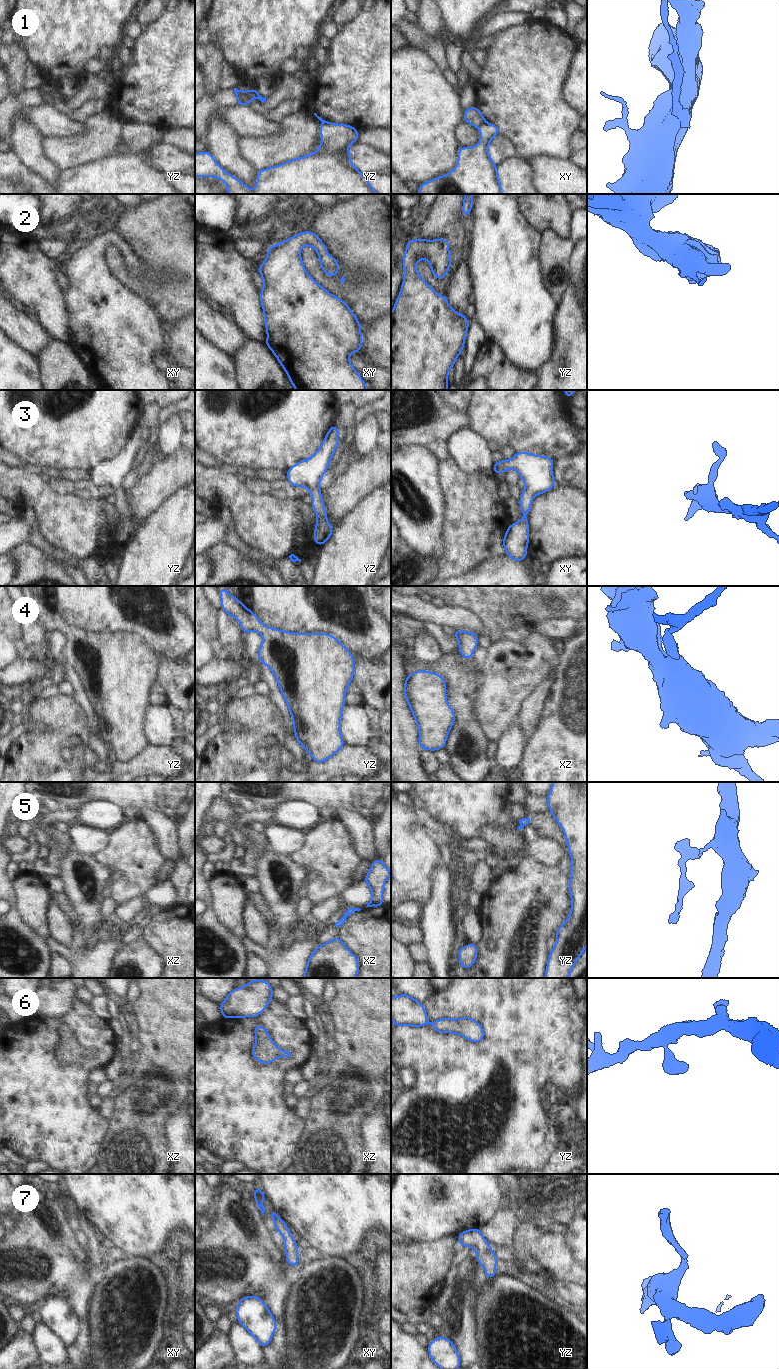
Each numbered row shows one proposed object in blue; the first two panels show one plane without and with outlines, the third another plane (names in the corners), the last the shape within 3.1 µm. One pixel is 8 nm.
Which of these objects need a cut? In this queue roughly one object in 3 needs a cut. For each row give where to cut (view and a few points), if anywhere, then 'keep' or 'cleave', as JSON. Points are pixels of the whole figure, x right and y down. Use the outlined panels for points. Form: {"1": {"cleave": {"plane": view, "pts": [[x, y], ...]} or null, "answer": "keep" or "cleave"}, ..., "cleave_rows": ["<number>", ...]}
{"1": {"cleave": {"plane": "xy", "pts": [[485, 121], [479, 128]]}, "answer": "cleave"}, "2": {"cleave": null, "answer": "keep"}, "3": {"cleave": null, "answer": "keep"}, "4": {"cleave": null, "answer": "keep"}, "5": {"cleave": null, "answer": "keep"}, "6": {"cleave": null, "answer": "keep"}, "7": {"cleave": null, "answer": "keep"}, "cleave_rows": ["1"]}

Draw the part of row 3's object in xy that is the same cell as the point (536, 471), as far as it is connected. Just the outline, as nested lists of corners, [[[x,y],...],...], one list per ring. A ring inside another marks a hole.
[[[518,452],[512,459],[501,460],[492,468],[495,475],[513,468],[525,482],[525,488],[519,500],[521,511],[525,516],[515,524],[509,525],[503,539],[506,555],[515,561],[522,561],[527,557],[527,545],[530,538],[527,515],[531,509],[531,500],[555,486],[553,463],[554,459],[548,456]]]

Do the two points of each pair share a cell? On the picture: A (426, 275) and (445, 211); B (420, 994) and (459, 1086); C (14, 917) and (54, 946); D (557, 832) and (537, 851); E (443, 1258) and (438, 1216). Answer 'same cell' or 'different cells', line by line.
A: same cell
B: different cells
C: different cells
D: different cells
E: different cells

